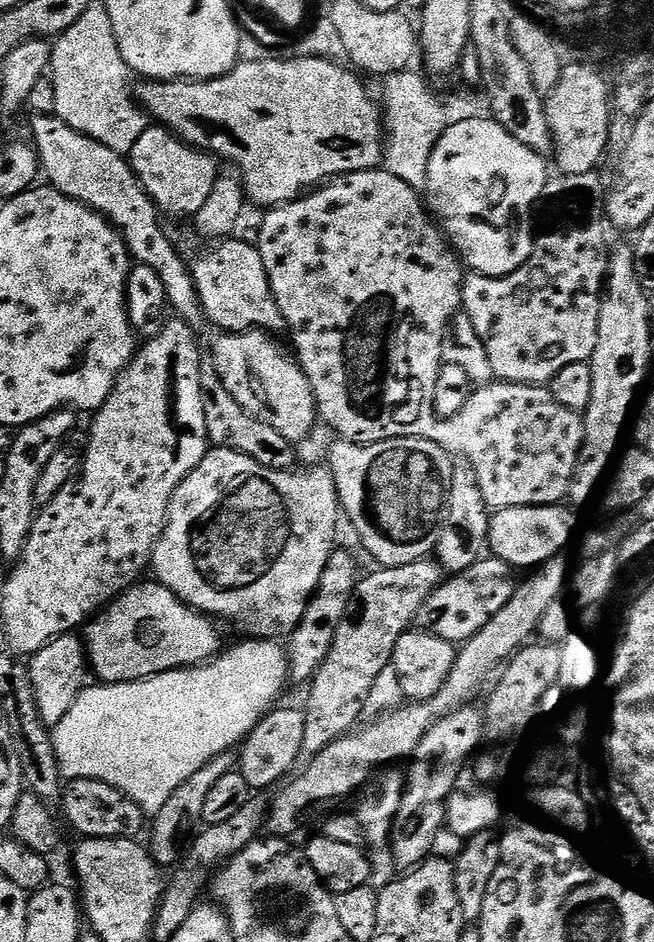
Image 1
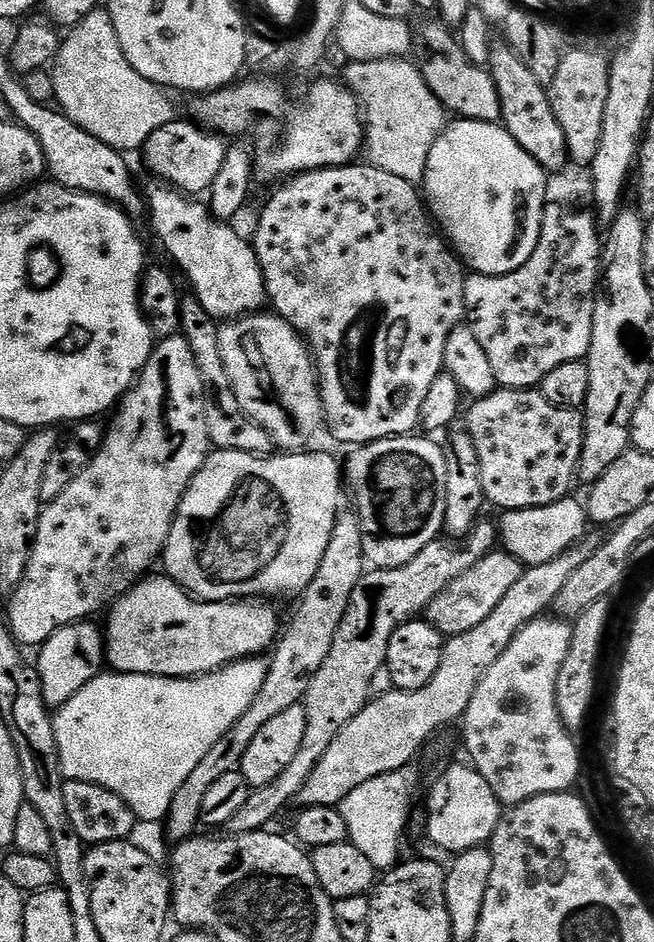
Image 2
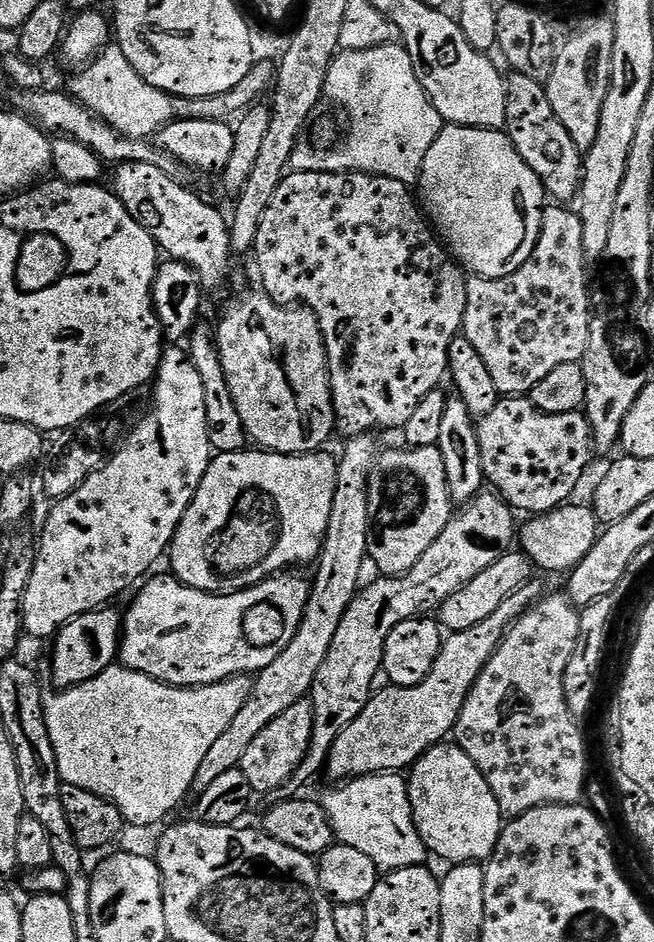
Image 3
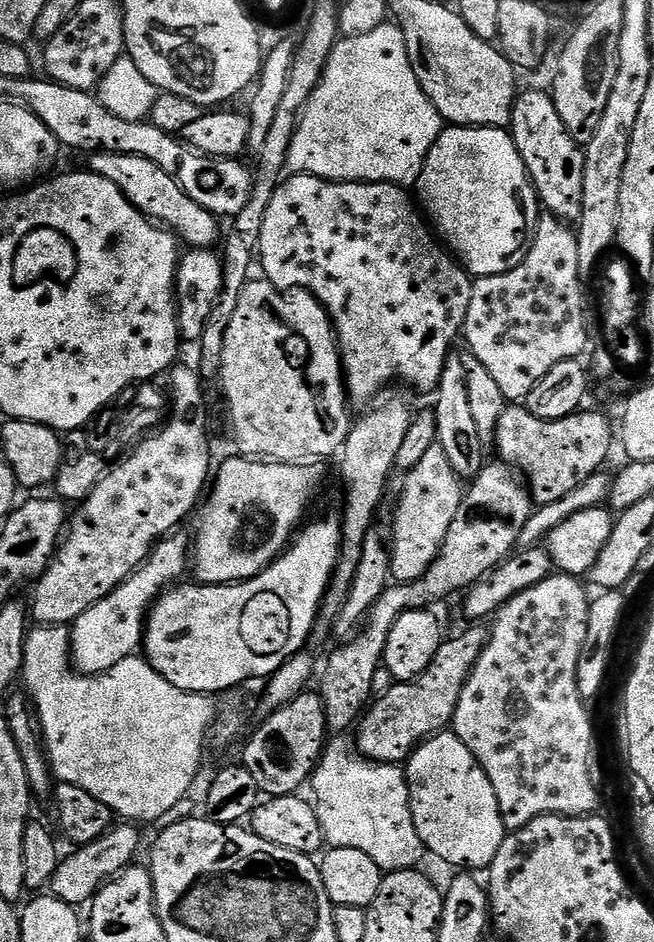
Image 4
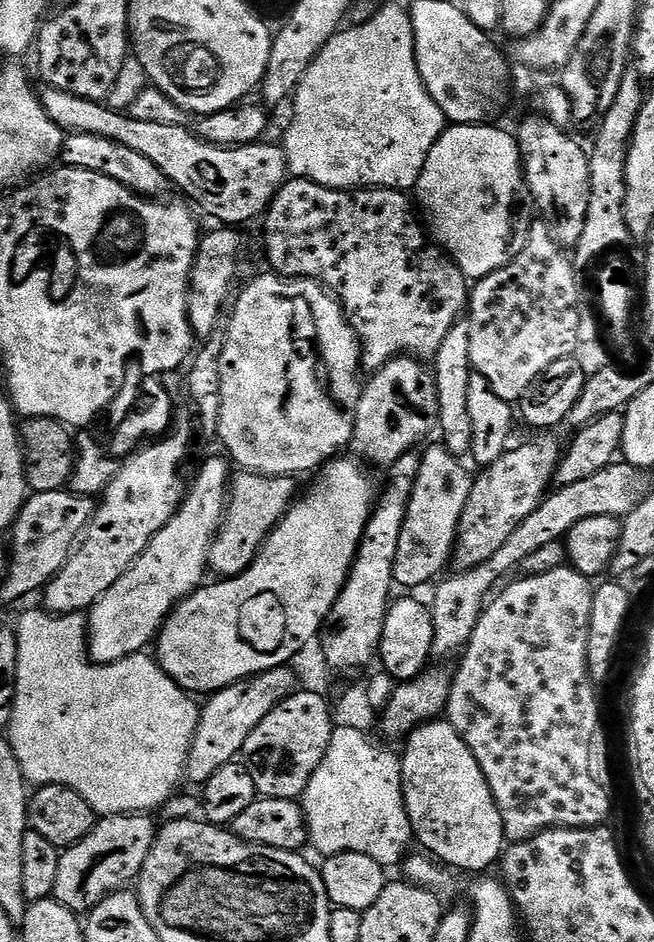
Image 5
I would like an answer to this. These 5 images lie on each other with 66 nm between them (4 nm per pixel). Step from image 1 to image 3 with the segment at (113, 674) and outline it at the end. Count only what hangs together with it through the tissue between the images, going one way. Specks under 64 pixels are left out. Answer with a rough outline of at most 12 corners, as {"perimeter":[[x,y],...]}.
{"perimeter":[[153,575],[119,663],[175,688],[261,672],[309,581],[227,594]]}

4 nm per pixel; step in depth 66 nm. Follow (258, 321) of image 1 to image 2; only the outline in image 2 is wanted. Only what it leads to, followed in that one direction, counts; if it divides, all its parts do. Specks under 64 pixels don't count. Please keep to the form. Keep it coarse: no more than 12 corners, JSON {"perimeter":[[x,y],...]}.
{"perimeter":[[142,192],[152,232],[217,322],[259,313],[255,247],[207,203]]}

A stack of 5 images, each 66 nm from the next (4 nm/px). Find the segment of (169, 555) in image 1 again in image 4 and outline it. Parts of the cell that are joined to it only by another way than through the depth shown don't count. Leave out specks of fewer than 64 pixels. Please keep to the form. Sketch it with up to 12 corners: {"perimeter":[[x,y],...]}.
{"perimeter":[[233,456],[195,517],[190,568],[239,584],[305,523],[316,462]]}

